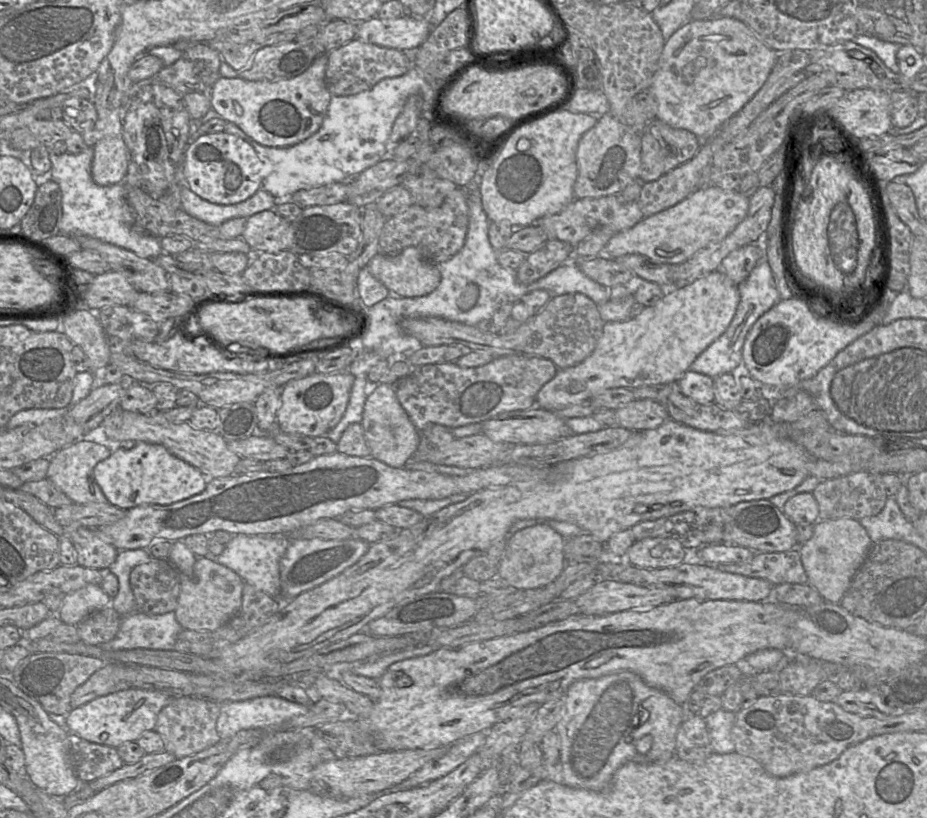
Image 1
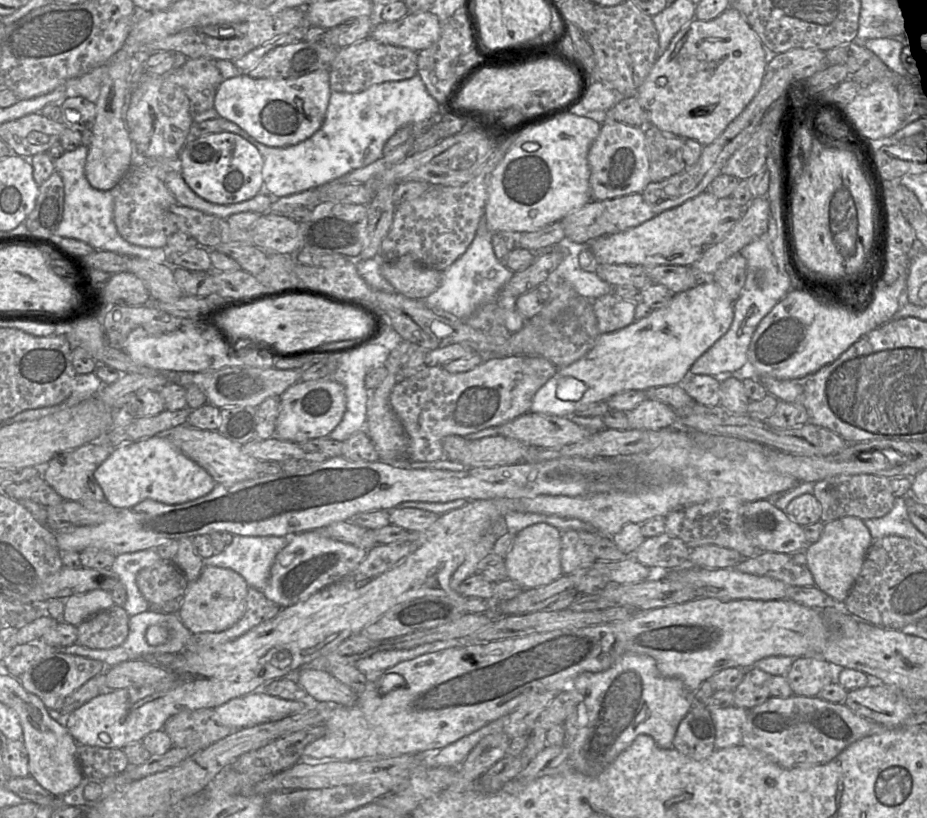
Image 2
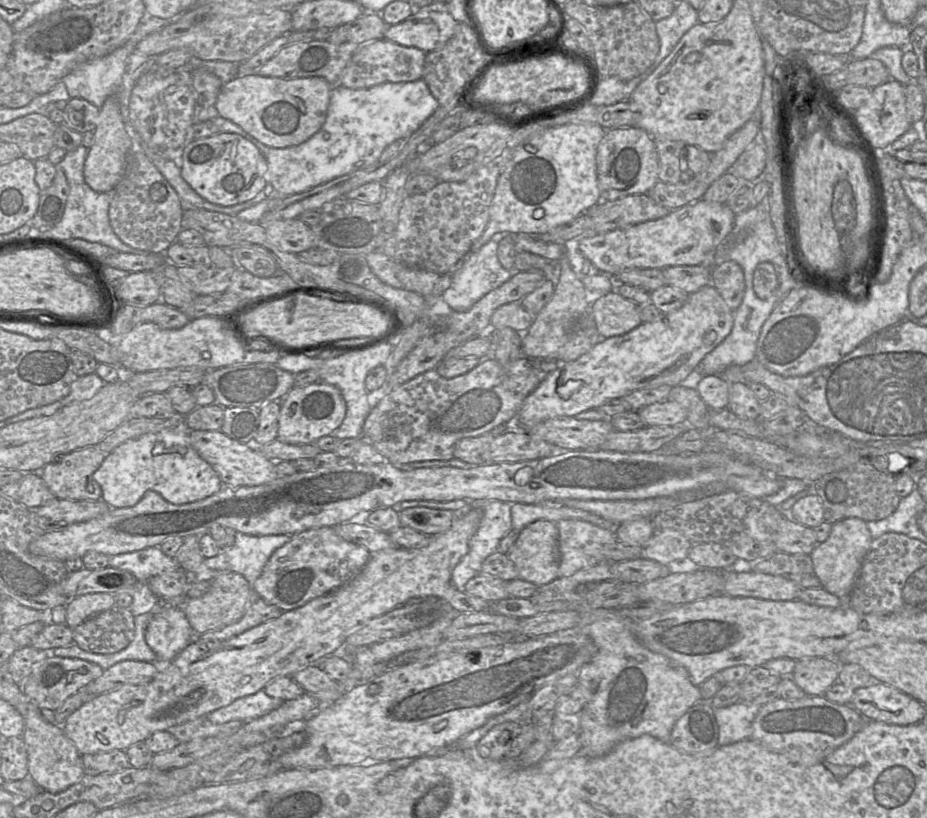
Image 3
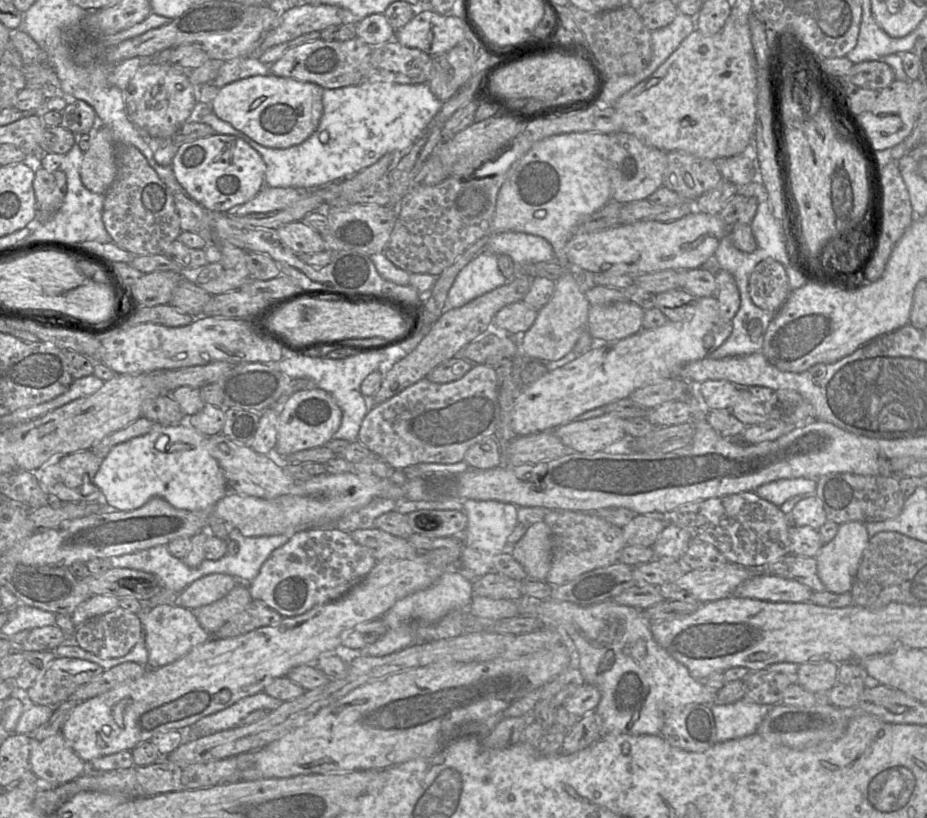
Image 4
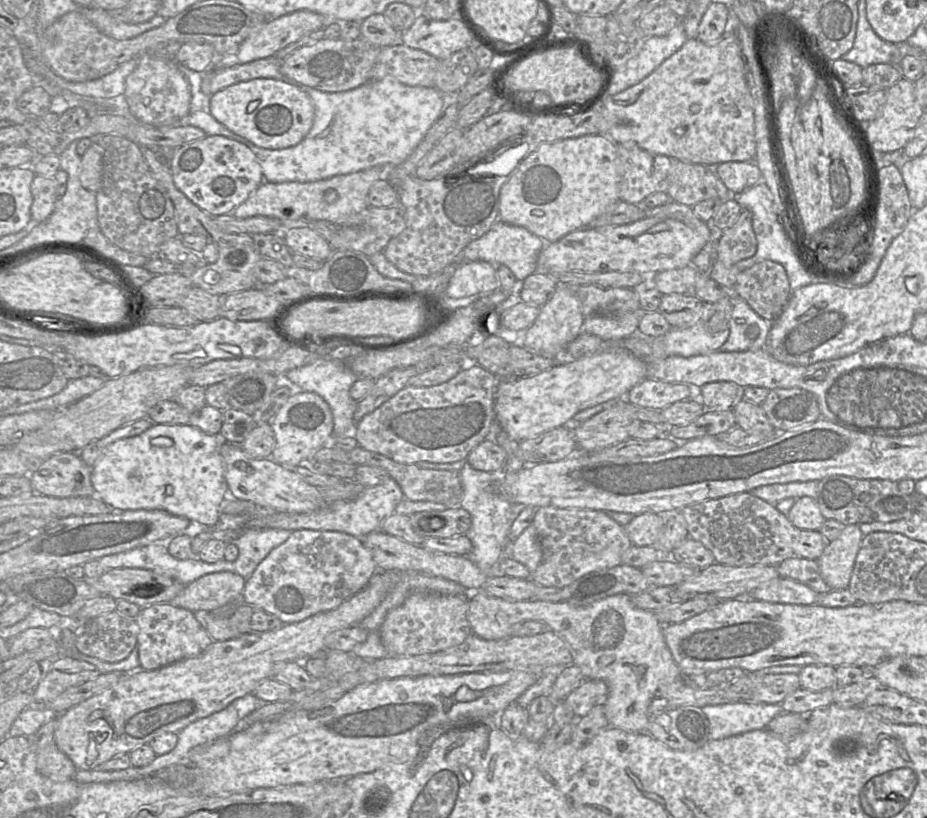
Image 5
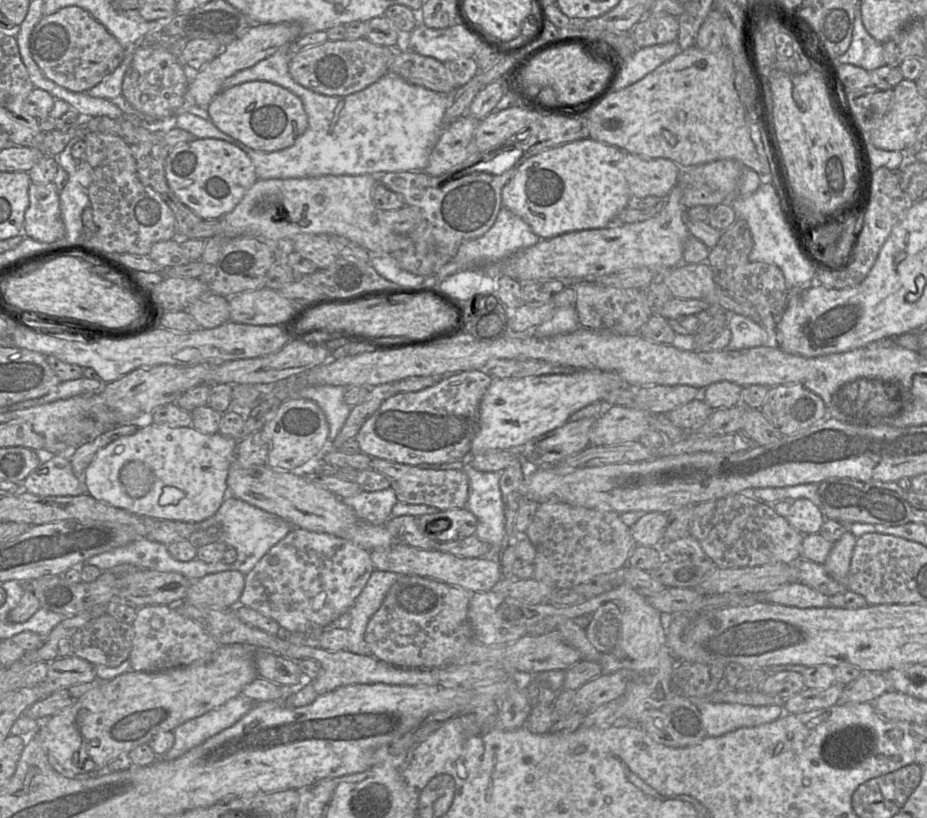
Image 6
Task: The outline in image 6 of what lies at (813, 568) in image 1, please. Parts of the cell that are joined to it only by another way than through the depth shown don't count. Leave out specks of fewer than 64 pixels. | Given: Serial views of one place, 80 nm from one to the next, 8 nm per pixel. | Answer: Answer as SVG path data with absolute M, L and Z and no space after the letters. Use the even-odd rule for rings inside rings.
M846 531L837 540L823 564L827 573L836 581L846 583L850 570L851 558L857 537Z

